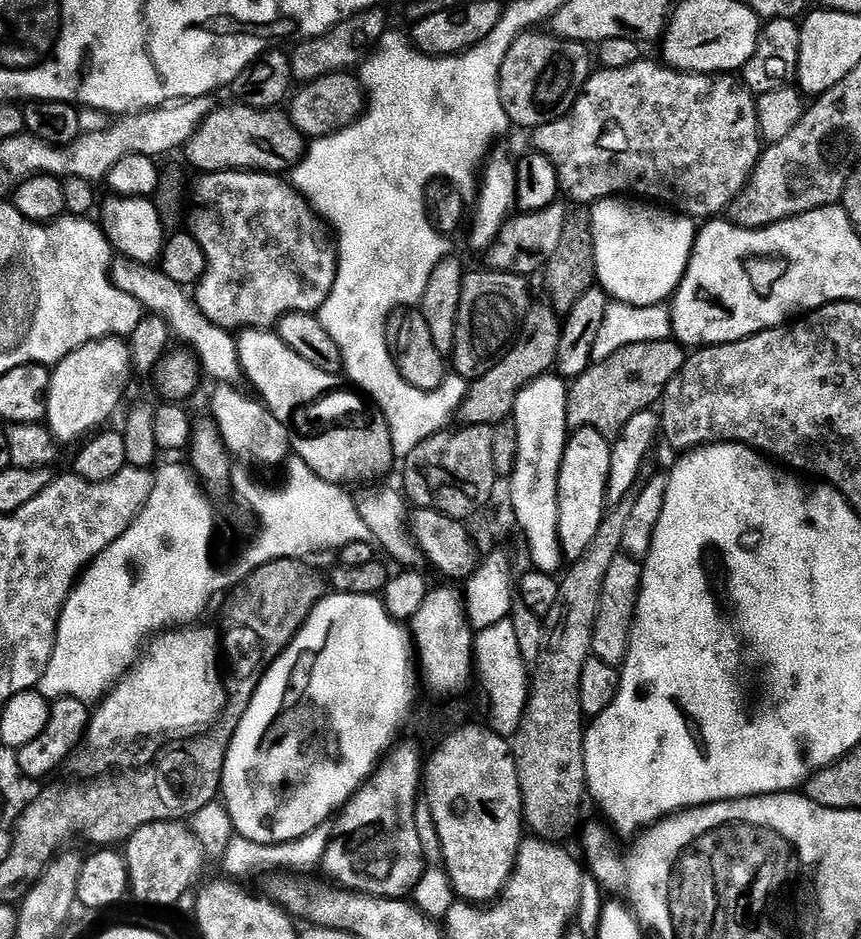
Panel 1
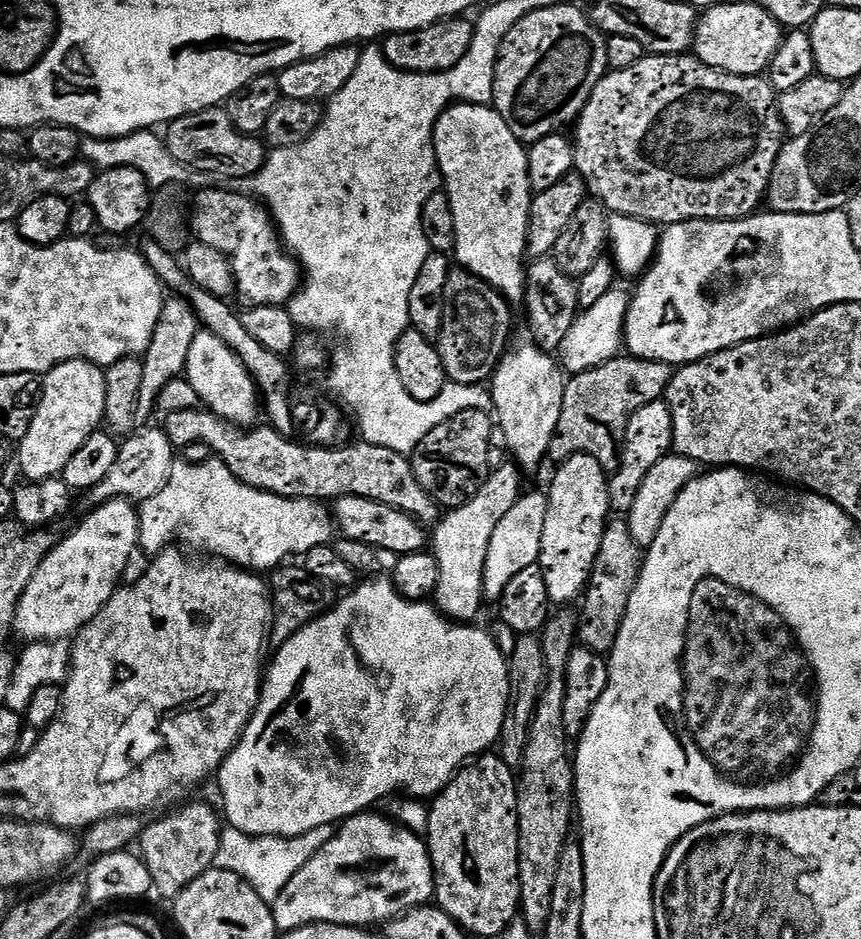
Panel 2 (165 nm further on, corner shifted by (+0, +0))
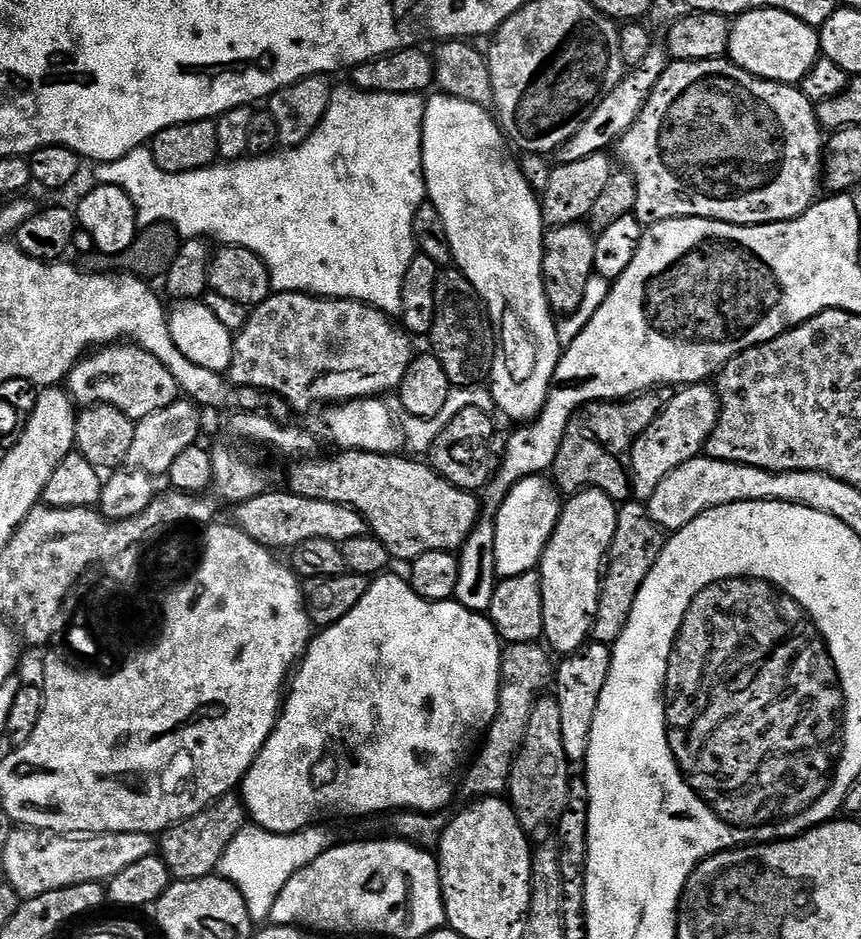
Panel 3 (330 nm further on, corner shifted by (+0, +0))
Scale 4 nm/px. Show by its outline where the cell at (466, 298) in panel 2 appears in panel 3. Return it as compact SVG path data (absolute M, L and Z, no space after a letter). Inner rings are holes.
M444 266L434 286L434 326L430 333L431 355L442 362L453 389L479 388L491 377L498 337L492 315L474 286L455 266Z

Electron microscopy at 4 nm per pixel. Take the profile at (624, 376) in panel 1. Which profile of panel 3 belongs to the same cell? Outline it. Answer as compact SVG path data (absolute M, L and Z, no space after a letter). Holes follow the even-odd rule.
M668 386L650 388L647 392L640 392L637 396L629 396L626 400L596 400L592 404L584 404L570 418L564 431L562 442L558 446L558 454L554 458L550 469L551 479L561 493L571 494L580 492L584 488L602 490L609 498L617 502L624 502L631 497L632 480L628 476L628 463L634 442L666 410L672 400L673 389Z

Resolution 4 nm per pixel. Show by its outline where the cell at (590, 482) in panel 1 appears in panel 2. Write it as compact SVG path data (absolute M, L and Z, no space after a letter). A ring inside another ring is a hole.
M574 454L563 461L552 476L552 485L546 488L548 509L542 526L542 550L539 565L546 580L546 594L556 606L568 606L571 600L579 601L592 577L602 534L610 519L608 507L608 477L594 458Z

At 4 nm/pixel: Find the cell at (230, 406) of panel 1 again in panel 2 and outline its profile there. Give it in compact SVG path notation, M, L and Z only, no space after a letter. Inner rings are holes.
M201 330L195 336L190 346L184 378L194 387L201 403L216 416L235 424L236 427L249 428L257 423L257 385L240 356L234 354L213 332Z

